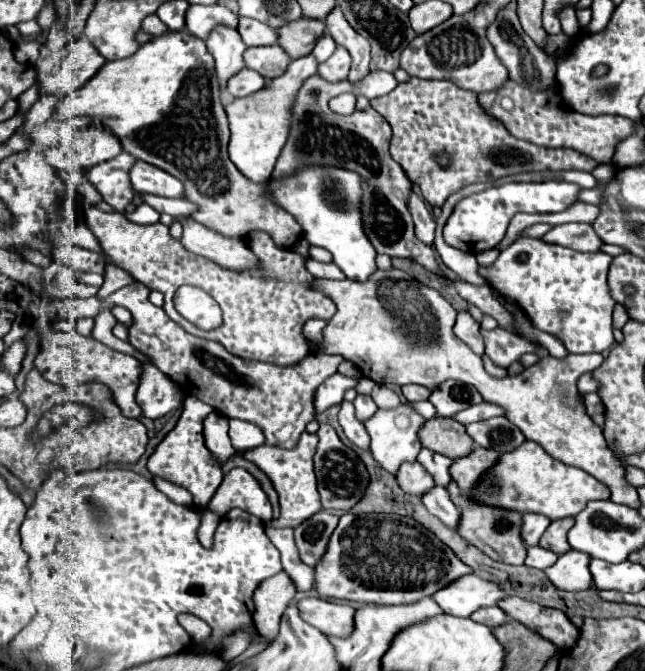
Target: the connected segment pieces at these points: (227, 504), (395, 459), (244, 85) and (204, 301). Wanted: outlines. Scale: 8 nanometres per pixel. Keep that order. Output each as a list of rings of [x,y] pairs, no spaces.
[[[234,468],[224,476],[220,488],[206,508],[218,516],[228,514],[232,508],[240,508],[252,516],[258,516],[262,522],[272,518],[272,506],[266,494],[262,492],[256,478],[244,468]]]
[[[400,404],[398,408],[392,408],[392,410],[382,410],[378,408],[374,416],[370,416],[364,426],[370,434],[370,450],[376,458],[376,462],[386,468],[388,472],[396,474],[398,470],[398,464],[406,462],[406,460],[416,460],[422,444],[418,440],[418,430],[424,426],[426,418],[420,416],[412,406],[408,404]]]
[[[244,68],[242,72],[238,72],[238,76],[234,76],[234,80],[230,80],[228,94],[234,98],[242,98],[252,92],[258,92],[264,86],[266,86],[266,78],[262,74],[254,72],[250,68]]]
[[[182,286],[174,296],[176,310],[202,330],[212,330],[222,325],[222,311],[217,302],[209,295],[194,288]]]

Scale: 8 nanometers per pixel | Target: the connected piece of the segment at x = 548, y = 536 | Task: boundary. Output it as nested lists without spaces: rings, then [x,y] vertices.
[[[562,518],[562,520],[554,520],[548,530],[544,532],[542,540],[540,540],[540,546],[542,548],[548,548],[556,554],[564,554],[570,550],[570,544],[566,540],[566,534],[568,530],[574,526],[574,518]]]

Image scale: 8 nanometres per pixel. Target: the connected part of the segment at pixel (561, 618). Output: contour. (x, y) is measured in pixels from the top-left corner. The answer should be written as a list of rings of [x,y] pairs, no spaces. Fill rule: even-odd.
[[[506,598],[500,608],[514,620],[534,628],[540,636],[546,636],[560,650],[570,650],[578,640],[578,628],[570,622],[570,618],[556,608],[544,608],[536,602],[524,598]]]

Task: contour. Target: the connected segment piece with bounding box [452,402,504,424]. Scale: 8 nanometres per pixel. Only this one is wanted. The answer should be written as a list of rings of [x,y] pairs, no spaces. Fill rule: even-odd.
[[[476,404],[476,406],[470,406],[458,414],[454,414],[452,418],[460,424],[472,424],[472,422],[478,422],[478,420],[486,420],[486,418],[492,418],[492,416],[504,416],[502,408],[498,408],[496,404]]]

